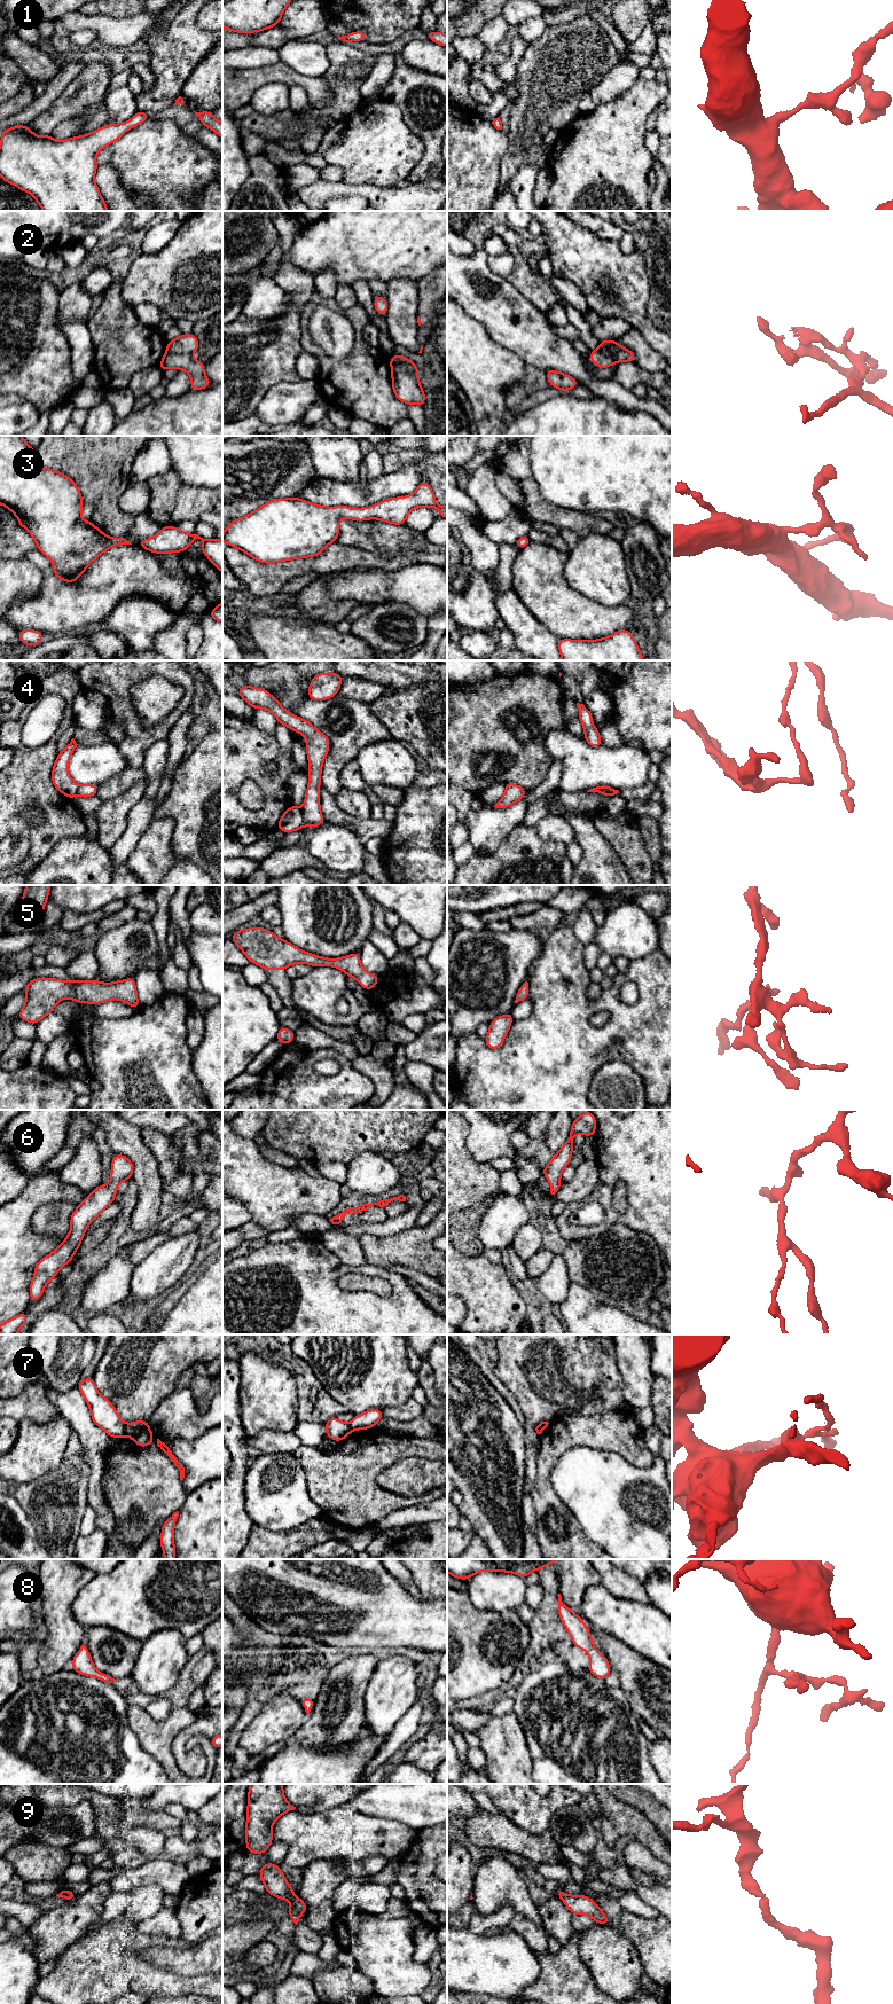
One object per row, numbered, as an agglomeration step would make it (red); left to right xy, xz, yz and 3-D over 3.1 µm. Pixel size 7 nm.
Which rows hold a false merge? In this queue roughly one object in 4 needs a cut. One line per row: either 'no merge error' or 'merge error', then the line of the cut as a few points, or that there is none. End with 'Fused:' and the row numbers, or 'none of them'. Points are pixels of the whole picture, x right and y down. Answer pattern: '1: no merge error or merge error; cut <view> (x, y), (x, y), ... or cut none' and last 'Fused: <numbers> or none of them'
1: no merge error; cut none
2: merge error; cut xy (166, 350), (173, 353), (190, 354)
3: no merge error; cut none
4: merge error; cut xz (300, 808), (304, 824)
5: no merge error; cut none
6: no merge error; cut none
7: merge error; cut xy (126, 1424), (124, 1433)
8: no merge error; cut none
9: no merge error; cut none
Fused: 2, 4, 7

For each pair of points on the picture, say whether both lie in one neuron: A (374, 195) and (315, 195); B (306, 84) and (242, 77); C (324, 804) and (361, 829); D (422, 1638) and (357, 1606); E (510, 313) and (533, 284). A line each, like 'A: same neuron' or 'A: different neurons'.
A: same neuron
B: same neuron
C: same neuron
D: same neuron
E: different neurons

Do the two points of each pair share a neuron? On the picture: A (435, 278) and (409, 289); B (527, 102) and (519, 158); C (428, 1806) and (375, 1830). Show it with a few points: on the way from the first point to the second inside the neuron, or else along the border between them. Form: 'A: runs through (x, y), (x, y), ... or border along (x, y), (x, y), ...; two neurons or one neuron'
A: border along (420, 281), (418, 313); two neurons
B: runs through (527, 116), (525, 145); one neuron
C: border along (368, 1814), (375, 1817), (404, 1822), (417, 1830); two neurons

